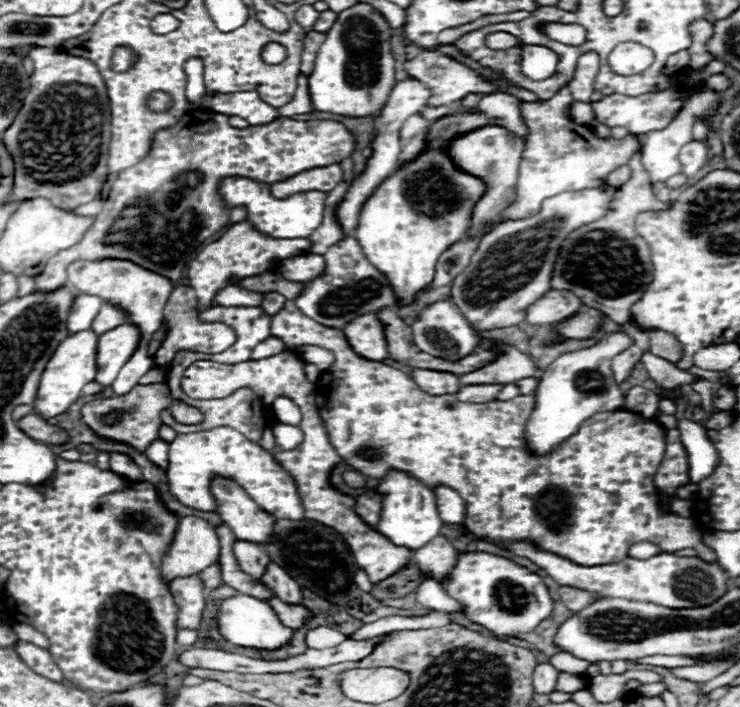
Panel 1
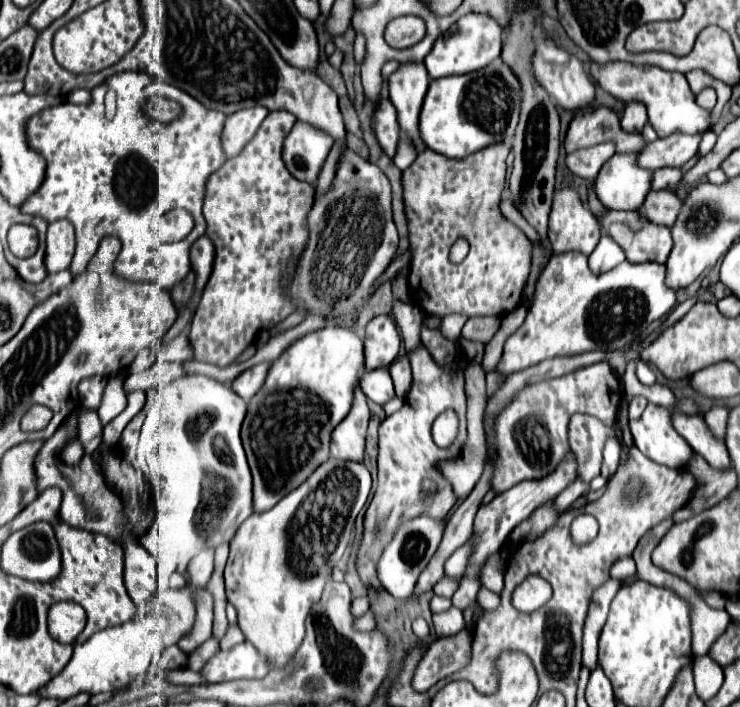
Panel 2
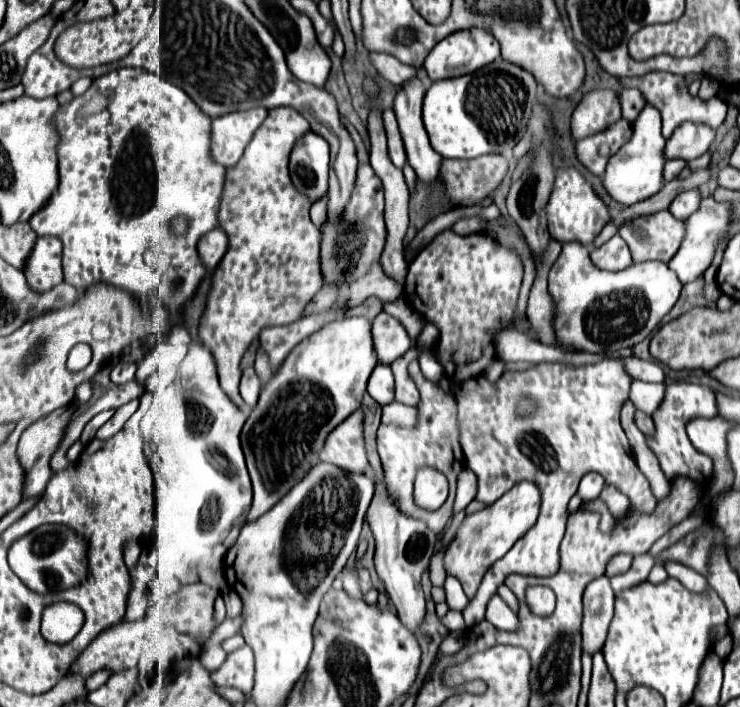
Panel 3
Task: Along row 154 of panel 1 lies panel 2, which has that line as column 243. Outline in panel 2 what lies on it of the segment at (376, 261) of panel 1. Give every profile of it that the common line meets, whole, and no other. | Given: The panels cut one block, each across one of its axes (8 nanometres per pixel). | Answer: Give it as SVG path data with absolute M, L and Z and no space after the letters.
M328 324L322 330L310 332L292 342L268 370L260 392L248 402L246 418L242 422L242 446L254 480L254 512L270 510L288 492L298 488L322 462L328 460L328 444L332 430L344 420L352 408L354 386L364 368L364 346L354 330L340 324Z

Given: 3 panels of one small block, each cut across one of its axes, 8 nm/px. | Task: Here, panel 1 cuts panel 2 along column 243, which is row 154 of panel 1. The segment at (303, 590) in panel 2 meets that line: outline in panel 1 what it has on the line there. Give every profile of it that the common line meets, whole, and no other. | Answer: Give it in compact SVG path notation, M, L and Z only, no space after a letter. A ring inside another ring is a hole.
M564 86L550 100L522 102L520 110L528 126L528 140L520 162L520 176L516 186L518 196L516 196L516 204L512 204L508 212L500 214L492 222L492 226L510 218L524 218L524 216L530 216L532 212L538 212L540 202L548 196L556 196L568 190L594 188L596 180L604 180L614 168L618 168L620 164L628 164L630 156L636 152L638 148L636 136L628 136L624 140L614 140L614 138L602 140L588 126L580 126L568 120L564 110L570 102L572 102L572 96L568 86ZM584 130L586 130L586 138L584 138Z

